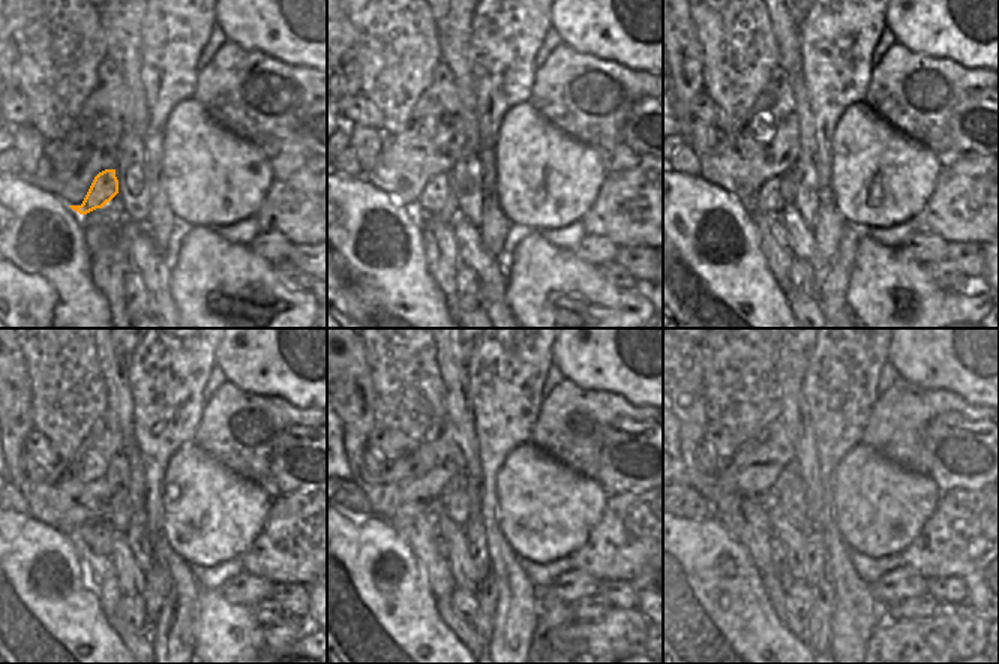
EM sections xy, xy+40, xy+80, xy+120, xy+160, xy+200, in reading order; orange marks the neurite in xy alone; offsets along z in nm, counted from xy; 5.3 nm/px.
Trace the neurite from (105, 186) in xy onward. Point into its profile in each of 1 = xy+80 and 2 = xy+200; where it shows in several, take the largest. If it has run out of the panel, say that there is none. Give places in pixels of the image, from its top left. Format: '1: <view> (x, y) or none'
1: xy+80 (768, 198)
2: xy+200 (779, 552)

